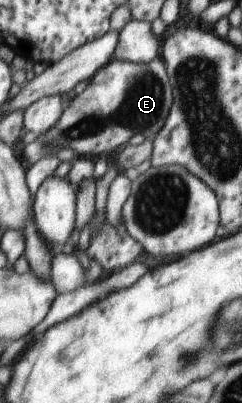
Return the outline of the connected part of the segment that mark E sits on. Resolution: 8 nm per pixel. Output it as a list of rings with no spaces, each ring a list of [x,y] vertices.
[[[160,56],[148,64],[114,58],[96,72],[82,94],[69,97],[66,110],[54,128],[24,145],[22,159],[32,166],[40,157],[54,156],[57,148],[71,148],[82,156],[104,157],[108,152],[118,152],[137,134],[153,140],[165,130],[163,124],[173,104],[168,71]]]

